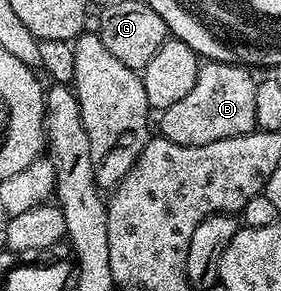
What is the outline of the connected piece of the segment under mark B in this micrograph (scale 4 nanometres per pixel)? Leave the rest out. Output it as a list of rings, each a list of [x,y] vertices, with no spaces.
[[[204,62],[197,73],[197,81],[193,84],[193,89],[189,89],[189,94],[181,97],[181,101],[177,101],[177,105],[169,105],[169,109],[165,109],[158,116],[159,131],[158,134],[169,141],[177,141],[177,145],[209,145],[209,141],[221,141],[225,137],[237,137],[244,135],[250,131],[256,130],[255,125],[255,85],[257,82],[256,76],[251,76],[252,73],[246,66],[239,63],[215,63]]]

